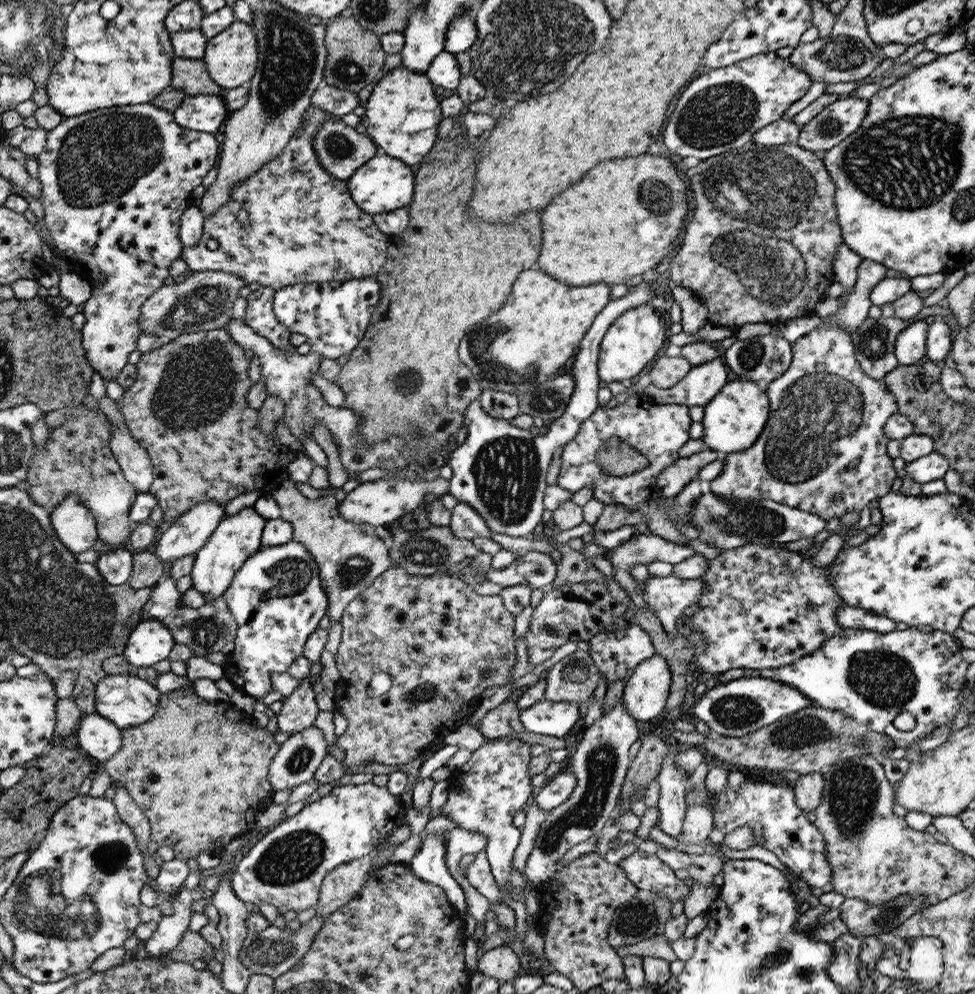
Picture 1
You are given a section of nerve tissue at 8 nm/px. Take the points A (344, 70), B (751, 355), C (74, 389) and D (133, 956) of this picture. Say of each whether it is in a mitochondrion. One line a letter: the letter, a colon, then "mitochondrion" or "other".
A: mitochondrion
B: mitochondrion
C: other
D: other

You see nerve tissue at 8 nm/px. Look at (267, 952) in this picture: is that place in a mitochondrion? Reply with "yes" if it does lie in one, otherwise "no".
yes

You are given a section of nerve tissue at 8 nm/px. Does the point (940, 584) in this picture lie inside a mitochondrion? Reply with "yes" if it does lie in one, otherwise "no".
yes

